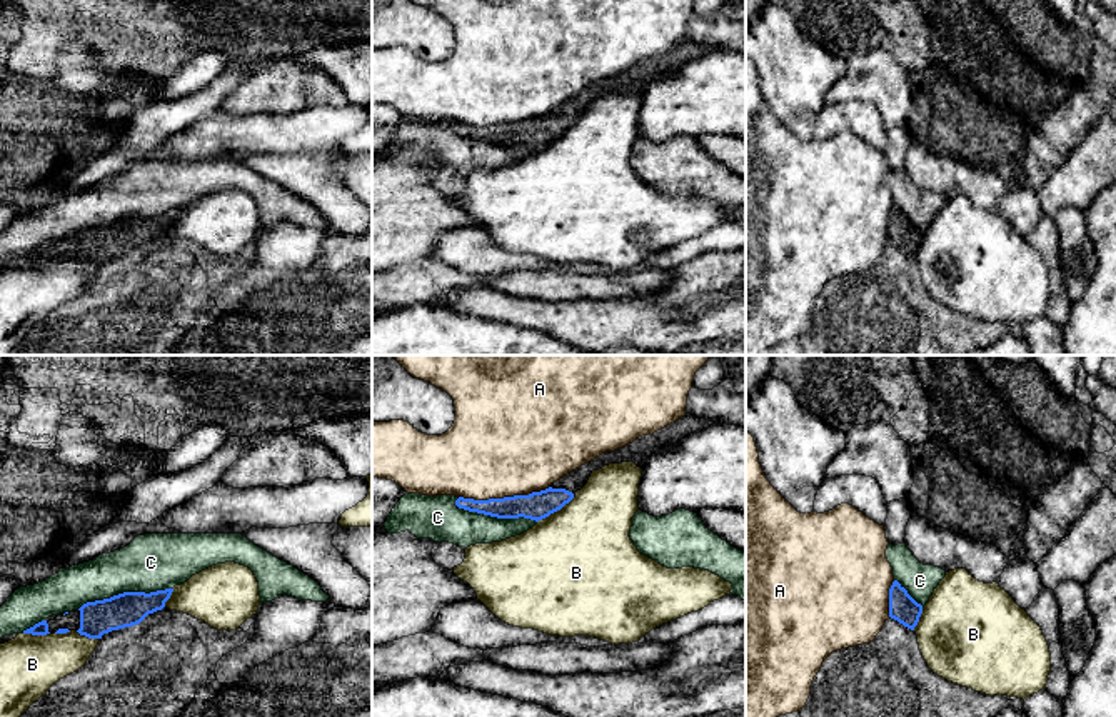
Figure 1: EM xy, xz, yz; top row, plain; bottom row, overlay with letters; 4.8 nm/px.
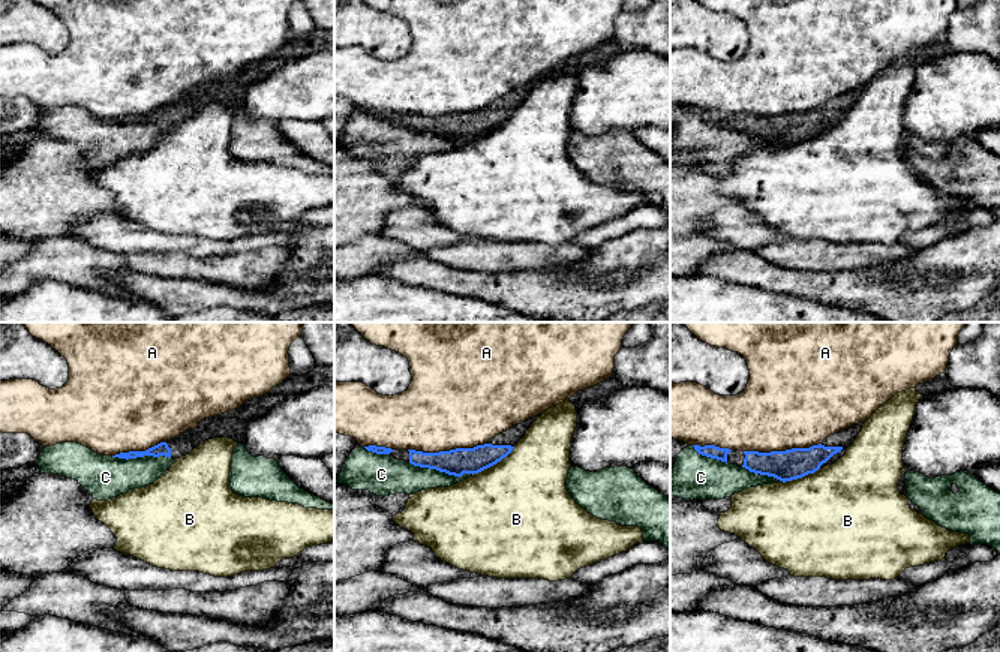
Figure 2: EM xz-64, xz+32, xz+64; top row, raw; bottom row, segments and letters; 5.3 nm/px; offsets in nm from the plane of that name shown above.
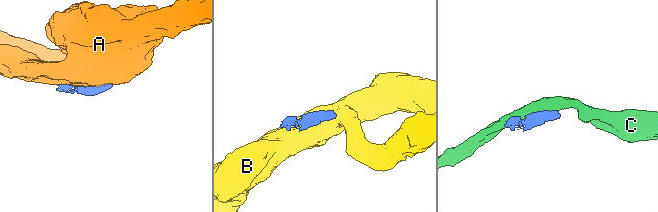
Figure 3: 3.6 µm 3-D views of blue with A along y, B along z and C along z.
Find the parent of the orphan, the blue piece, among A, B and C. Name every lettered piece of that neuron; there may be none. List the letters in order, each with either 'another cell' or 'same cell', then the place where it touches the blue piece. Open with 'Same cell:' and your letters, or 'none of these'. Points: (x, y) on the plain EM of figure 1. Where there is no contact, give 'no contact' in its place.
Same cell: none of these
A: another cell; contact xz (504, 124)
B: another cell; contact xz (556, 137)
C: another cell; contact xy (125, 219)

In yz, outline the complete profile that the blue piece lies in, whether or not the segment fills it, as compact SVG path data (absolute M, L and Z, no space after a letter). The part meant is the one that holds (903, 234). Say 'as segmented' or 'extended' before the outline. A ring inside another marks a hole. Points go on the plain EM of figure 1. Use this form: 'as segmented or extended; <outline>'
as segmented; M894 207L889 215L889 243L914 257L921 240L922 232L917 230L897 207Z

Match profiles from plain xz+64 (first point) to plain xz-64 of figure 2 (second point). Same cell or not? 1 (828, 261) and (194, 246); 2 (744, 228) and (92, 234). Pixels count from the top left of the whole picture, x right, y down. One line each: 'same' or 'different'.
1: different
2: same

